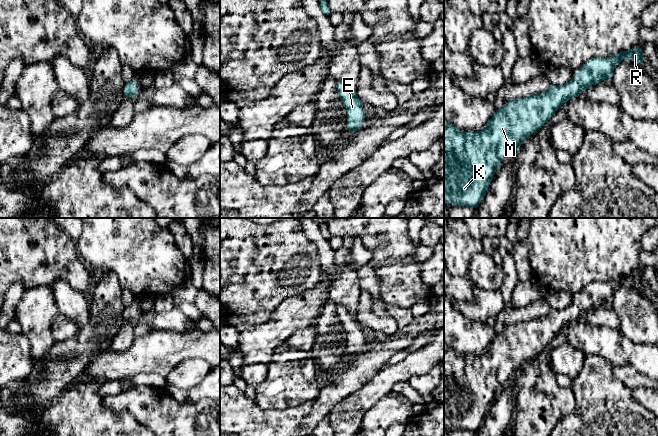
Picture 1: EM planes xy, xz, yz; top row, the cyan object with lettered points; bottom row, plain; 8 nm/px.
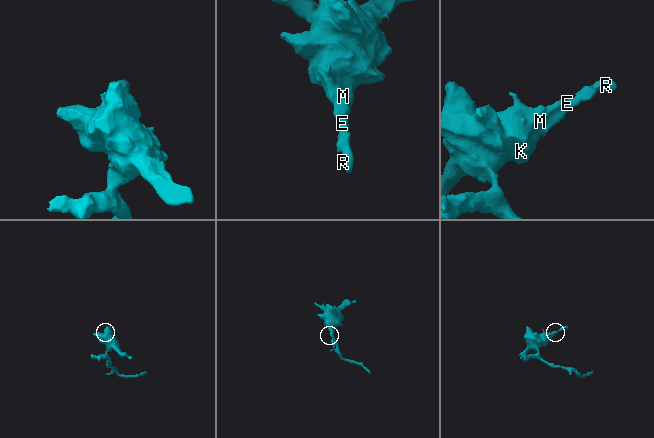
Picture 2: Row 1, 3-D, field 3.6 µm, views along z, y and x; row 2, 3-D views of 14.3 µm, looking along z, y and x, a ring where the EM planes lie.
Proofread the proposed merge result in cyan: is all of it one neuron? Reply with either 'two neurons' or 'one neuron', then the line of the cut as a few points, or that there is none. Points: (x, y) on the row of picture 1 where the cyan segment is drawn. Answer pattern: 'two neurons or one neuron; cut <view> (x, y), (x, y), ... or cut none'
one neuron; cut none

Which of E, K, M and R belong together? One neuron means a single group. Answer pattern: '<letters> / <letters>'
E K M R

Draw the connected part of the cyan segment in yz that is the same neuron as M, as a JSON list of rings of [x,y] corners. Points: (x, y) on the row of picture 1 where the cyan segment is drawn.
[[[640,46],[629,51],[620,51],[609,58],[591,58],[574,72],[569,83],[552,85],[539,94],[508,101],[502,108],[496,109],[487,127],[478,133],[459,132],[451,122],[444,119],[444,203],[450,202],[453,205],[477,209],[495,175],[496,168],[503,161],[501,154],[507,152],[512,158],[522,142],[541,129],[563,103],[572,97],[580,96],[589,86],[610,79],[614,67],[624,59],[631,59],[638,65],[645,63]]]

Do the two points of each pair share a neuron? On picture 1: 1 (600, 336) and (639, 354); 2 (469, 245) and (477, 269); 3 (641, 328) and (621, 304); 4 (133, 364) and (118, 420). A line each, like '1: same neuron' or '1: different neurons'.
1: same neuron
2: different neurons
3: same neuron
4: different neurons

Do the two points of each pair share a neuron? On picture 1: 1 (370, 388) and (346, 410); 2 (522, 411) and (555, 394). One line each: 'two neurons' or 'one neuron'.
1: one neuron
2: one neuron

